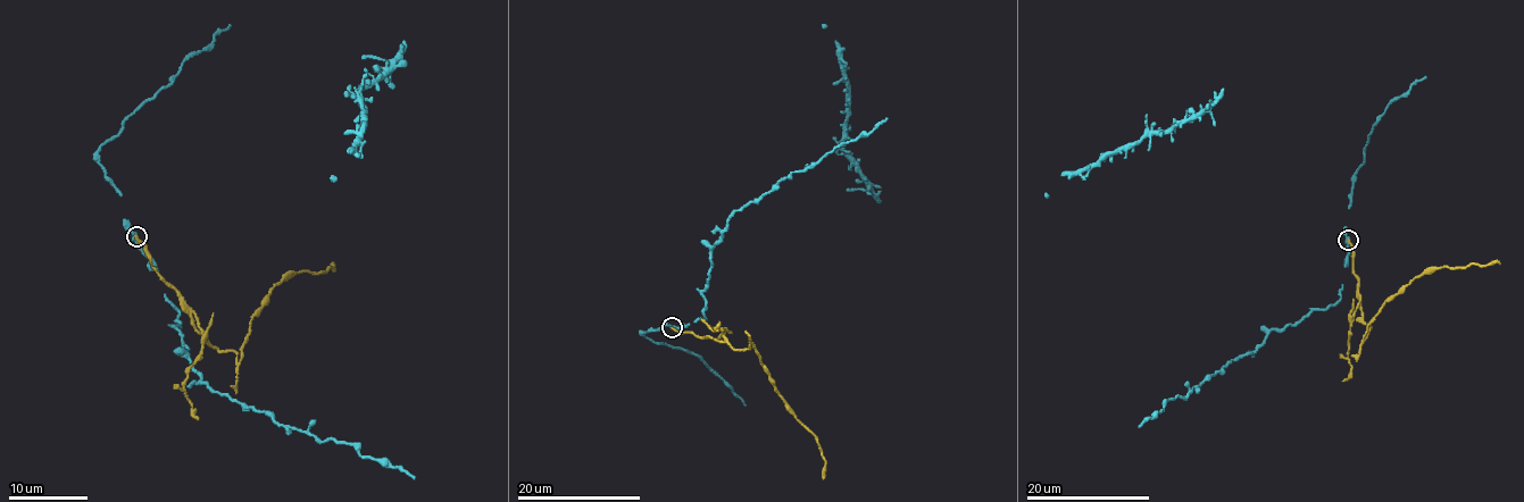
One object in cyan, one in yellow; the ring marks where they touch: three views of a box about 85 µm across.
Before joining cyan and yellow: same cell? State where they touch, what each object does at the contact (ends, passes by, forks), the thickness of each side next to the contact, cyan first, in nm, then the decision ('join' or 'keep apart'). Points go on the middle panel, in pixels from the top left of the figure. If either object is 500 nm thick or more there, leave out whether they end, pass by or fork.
at (672, 327); cyan passes by; yellow ends there; 200 nm thick on the cyan side, 260 nm on the other; keep apart

